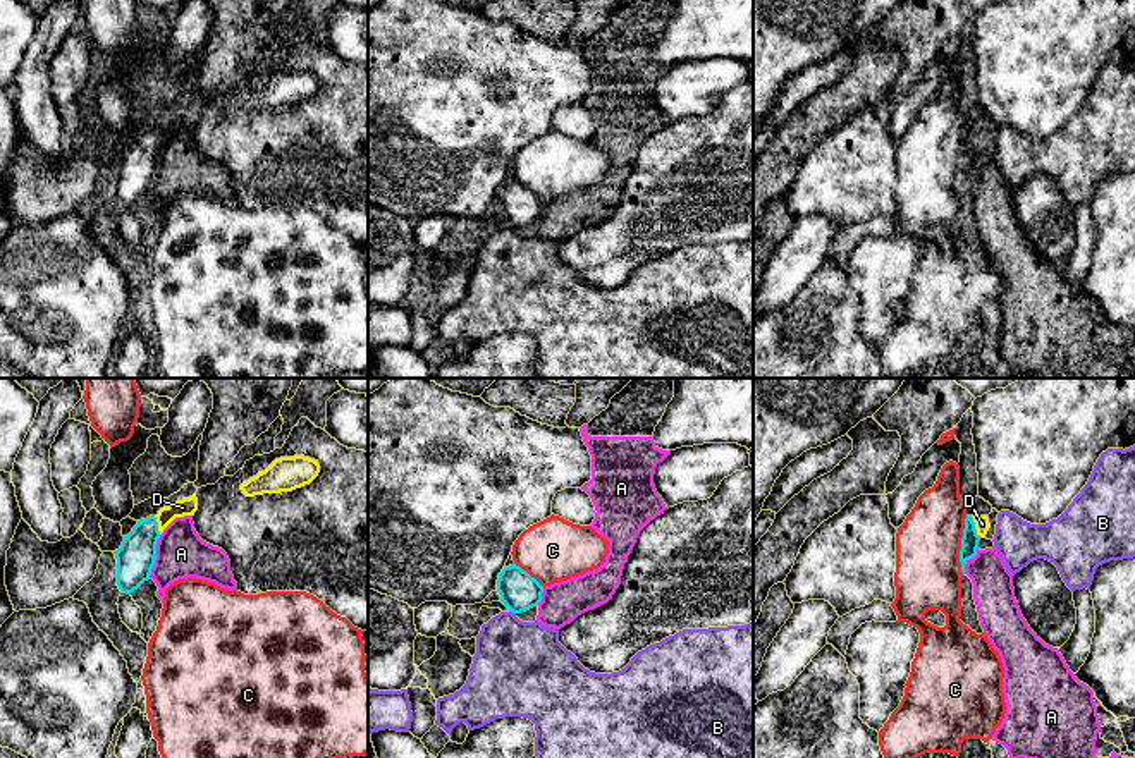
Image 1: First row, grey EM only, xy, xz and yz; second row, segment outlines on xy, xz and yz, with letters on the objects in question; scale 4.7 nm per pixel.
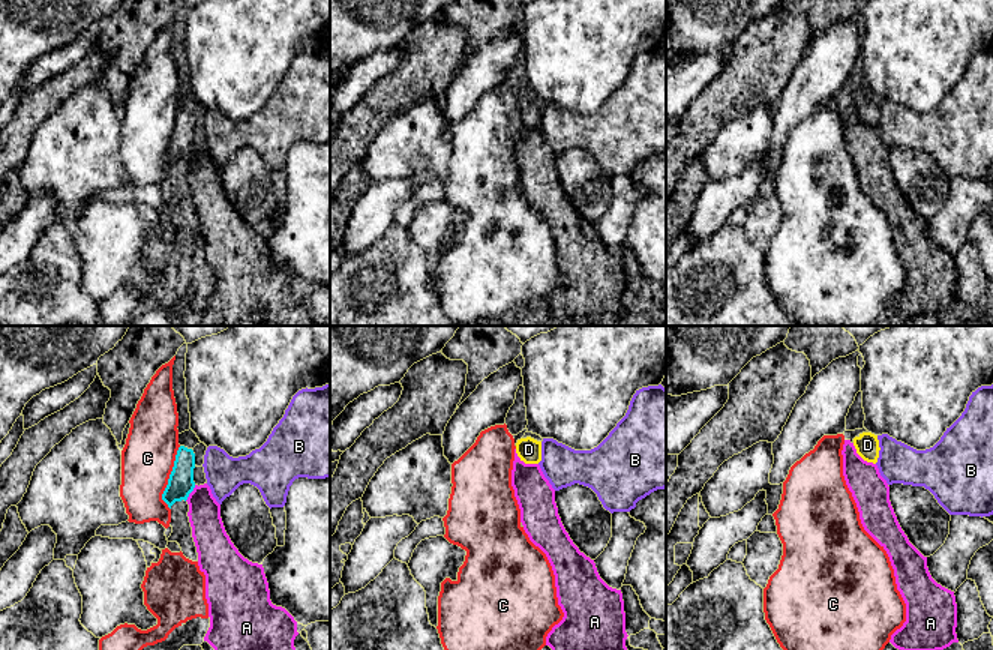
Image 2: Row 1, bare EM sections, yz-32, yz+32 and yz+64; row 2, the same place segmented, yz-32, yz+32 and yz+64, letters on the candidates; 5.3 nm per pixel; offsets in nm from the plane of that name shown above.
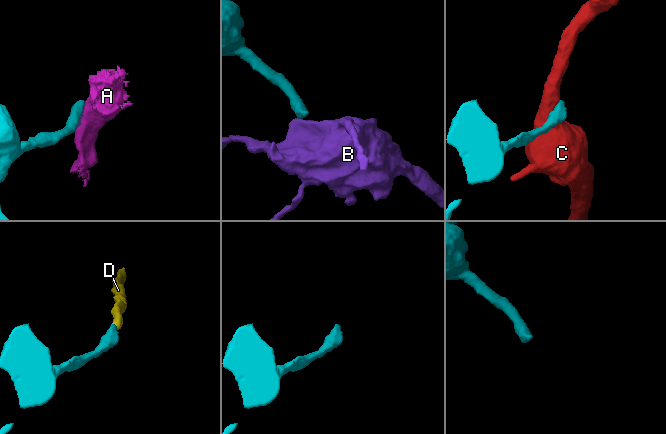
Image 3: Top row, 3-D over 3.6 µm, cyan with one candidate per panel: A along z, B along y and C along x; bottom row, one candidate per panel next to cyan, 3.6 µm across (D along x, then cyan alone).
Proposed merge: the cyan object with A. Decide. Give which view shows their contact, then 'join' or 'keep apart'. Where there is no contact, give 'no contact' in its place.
xy | keep apart

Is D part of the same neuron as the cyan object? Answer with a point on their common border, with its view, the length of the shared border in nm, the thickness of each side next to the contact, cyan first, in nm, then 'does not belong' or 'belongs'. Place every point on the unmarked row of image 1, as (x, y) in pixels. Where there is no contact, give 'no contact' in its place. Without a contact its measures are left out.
yz (974, 141) | 120 nm | 80/70 nm | belongs

